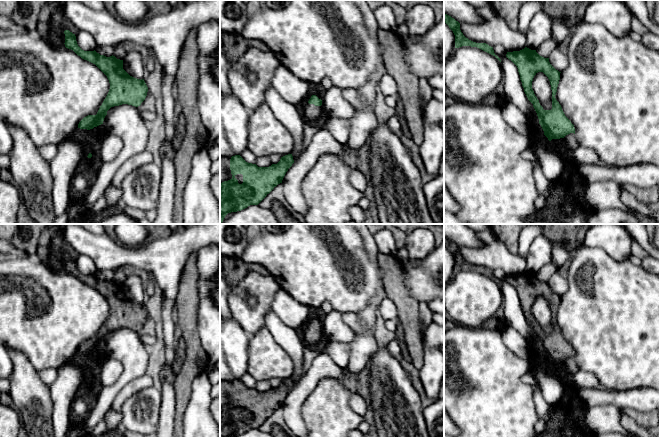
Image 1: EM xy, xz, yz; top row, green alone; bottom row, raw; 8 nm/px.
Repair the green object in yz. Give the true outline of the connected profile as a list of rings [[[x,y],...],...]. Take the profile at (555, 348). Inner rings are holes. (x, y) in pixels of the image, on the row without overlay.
[[[527,271],[520,275],[507,276],[506,281],[518,292],[520,304],[528,324],[533,328],[539,348],[549,365],[575,358],[574,349],[565,340],[555,319],[560,304],[560,297],[549,286],[549,282],[540,280],[536,274]],[[538,296],[543,296],[549,303],[552,314],[552,333],[544,334],[532,313],[532,305]]]

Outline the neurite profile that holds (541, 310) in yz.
[[[538,296],[533,302],[532,313],[544,334],[552,333],[552,314],[548,301]]]

